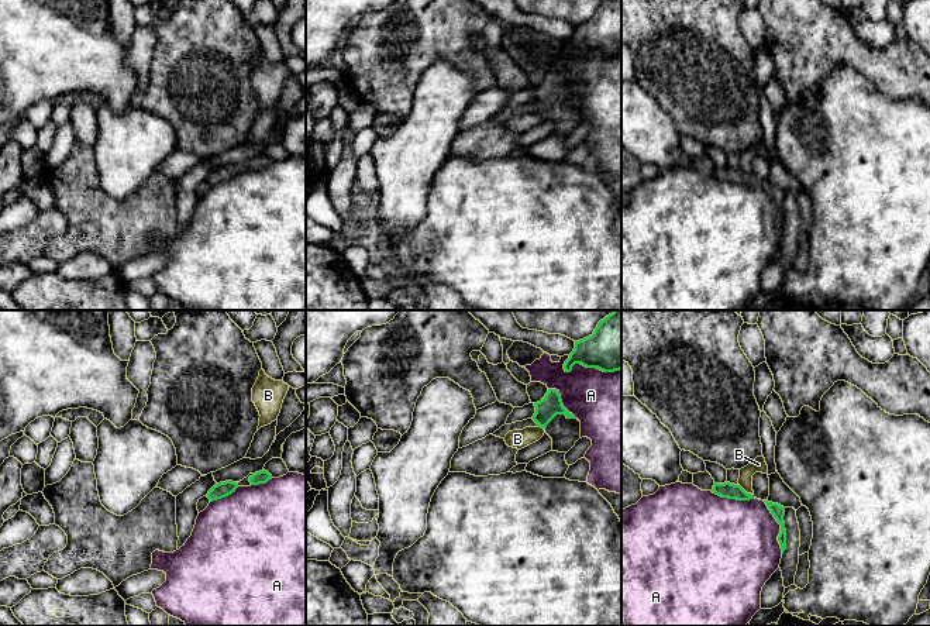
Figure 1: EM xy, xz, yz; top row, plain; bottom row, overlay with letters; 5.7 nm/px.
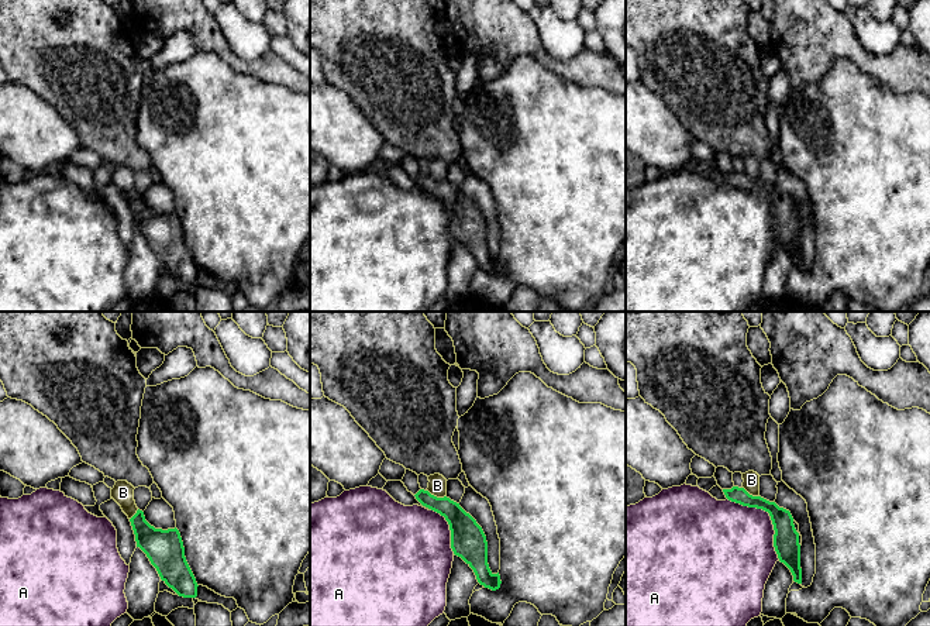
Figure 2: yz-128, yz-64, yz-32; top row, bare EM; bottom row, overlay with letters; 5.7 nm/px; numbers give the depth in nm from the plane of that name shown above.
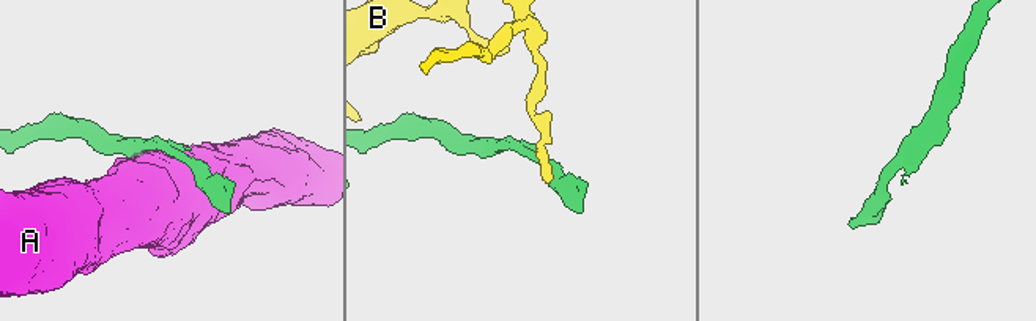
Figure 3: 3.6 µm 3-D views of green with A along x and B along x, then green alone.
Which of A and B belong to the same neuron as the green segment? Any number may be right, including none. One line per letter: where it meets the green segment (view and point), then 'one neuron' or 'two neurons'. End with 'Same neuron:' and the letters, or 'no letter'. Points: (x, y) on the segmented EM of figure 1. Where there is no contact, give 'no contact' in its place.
A: meets green in xz at (589, 367); two neurons
B: meets green in yz at (744, 491); two neurons
Same neuron: no letter

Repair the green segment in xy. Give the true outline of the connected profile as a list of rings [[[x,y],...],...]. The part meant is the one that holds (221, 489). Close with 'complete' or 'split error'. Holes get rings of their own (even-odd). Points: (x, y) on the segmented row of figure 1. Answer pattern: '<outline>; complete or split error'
[[[232,481],[220,482],[209,491],[207,498],[210,499],[210,502],[213,502],[231,495],[232,492],[235,492],[237,488],[238,488],[237,482]]]; complete

